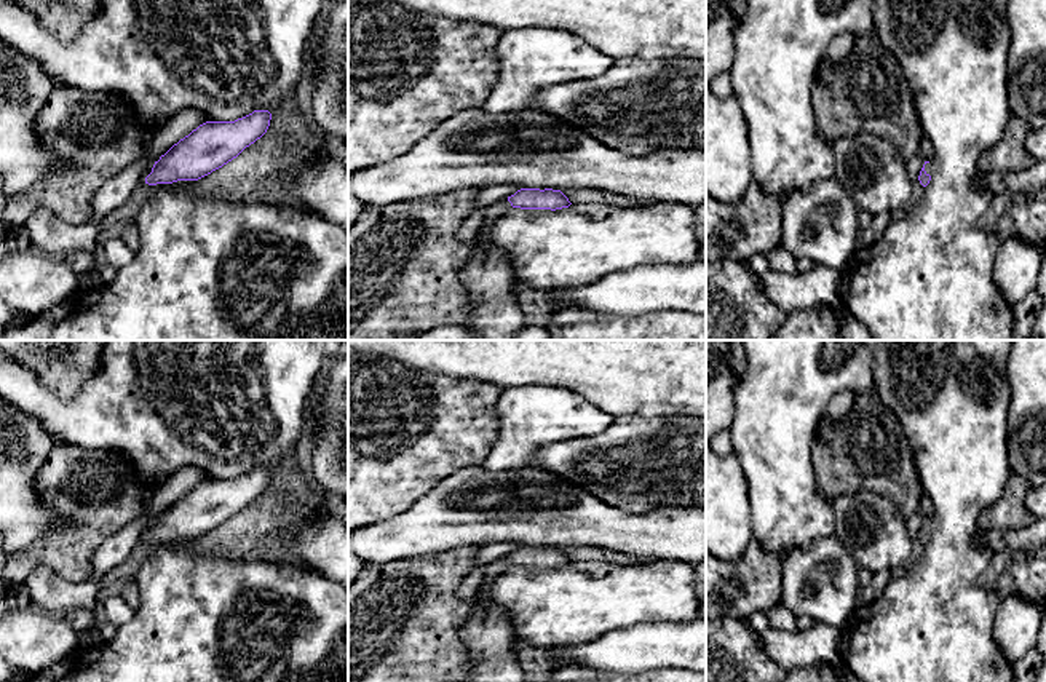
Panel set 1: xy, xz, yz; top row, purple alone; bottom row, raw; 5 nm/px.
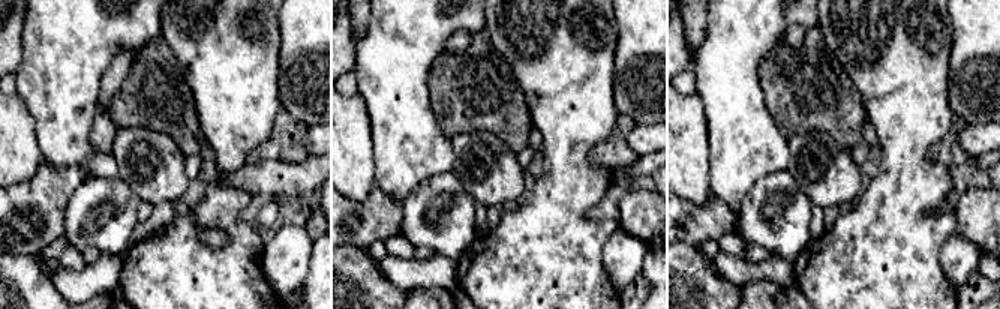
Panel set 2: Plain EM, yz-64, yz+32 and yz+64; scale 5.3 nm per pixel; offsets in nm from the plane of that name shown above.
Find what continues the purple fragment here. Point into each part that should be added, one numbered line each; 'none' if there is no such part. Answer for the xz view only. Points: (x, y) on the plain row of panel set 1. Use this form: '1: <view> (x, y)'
1: xz (487, 633)

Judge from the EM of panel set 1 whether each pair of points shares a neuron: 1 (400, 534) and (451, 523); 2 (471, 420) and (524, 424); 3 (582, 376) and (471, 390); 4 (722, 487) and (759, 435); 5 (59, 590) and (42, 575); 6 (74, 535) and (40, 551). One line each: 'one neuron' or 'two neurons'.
1: one neuron
2: two neurons
3: two neurons
4: two neurons
5: one neuron
6: one neuron

